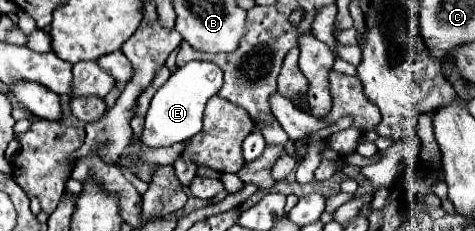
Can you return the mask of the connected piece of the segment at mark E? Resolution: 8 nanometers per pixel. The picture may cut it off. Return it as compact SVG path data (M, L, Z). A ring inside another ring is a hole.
M189 61L187 65L175 69L163 87L151 99L149 111L145 115L145 129L141 141L149 147L167 147L173 143L187 141L201 131L203 109L209 97L213 97L223 85L223 73L217 65L209 61Z

